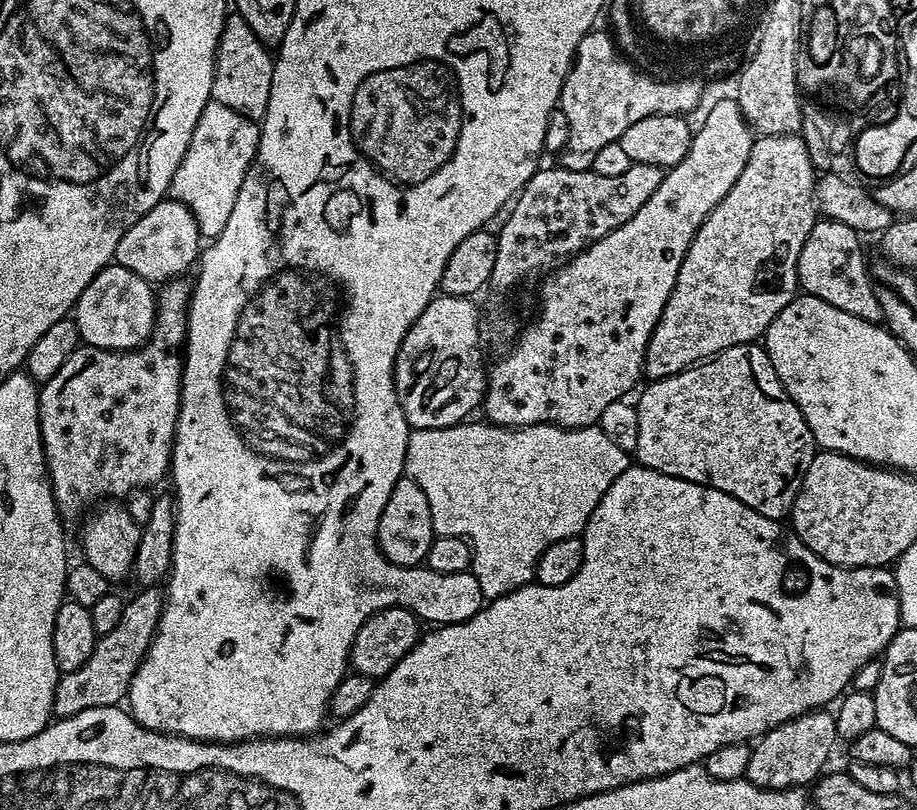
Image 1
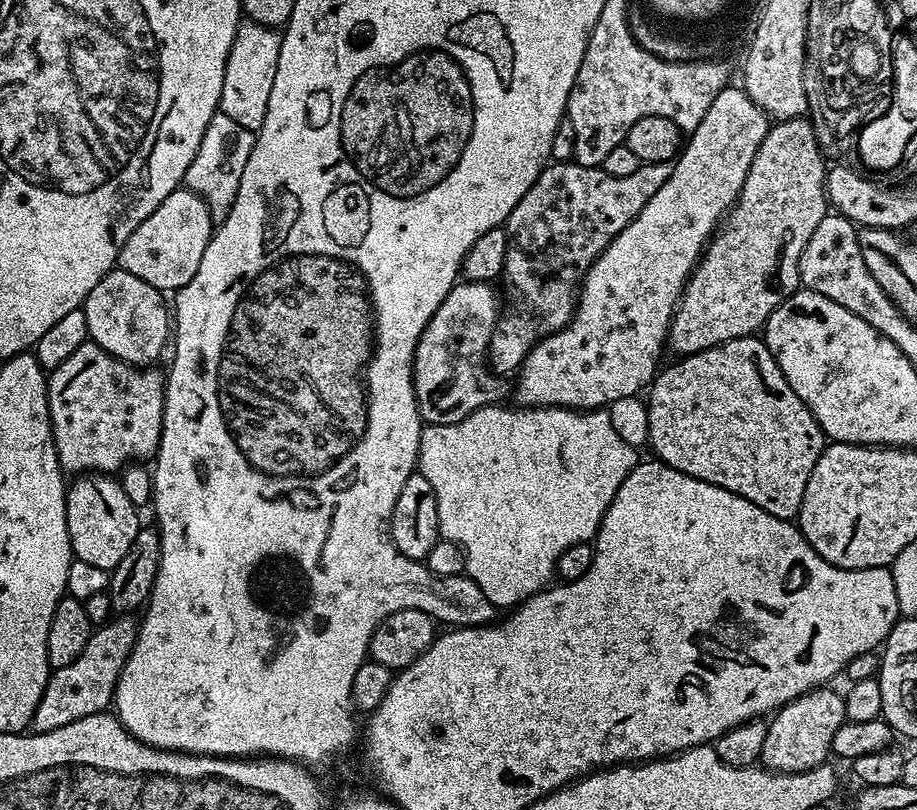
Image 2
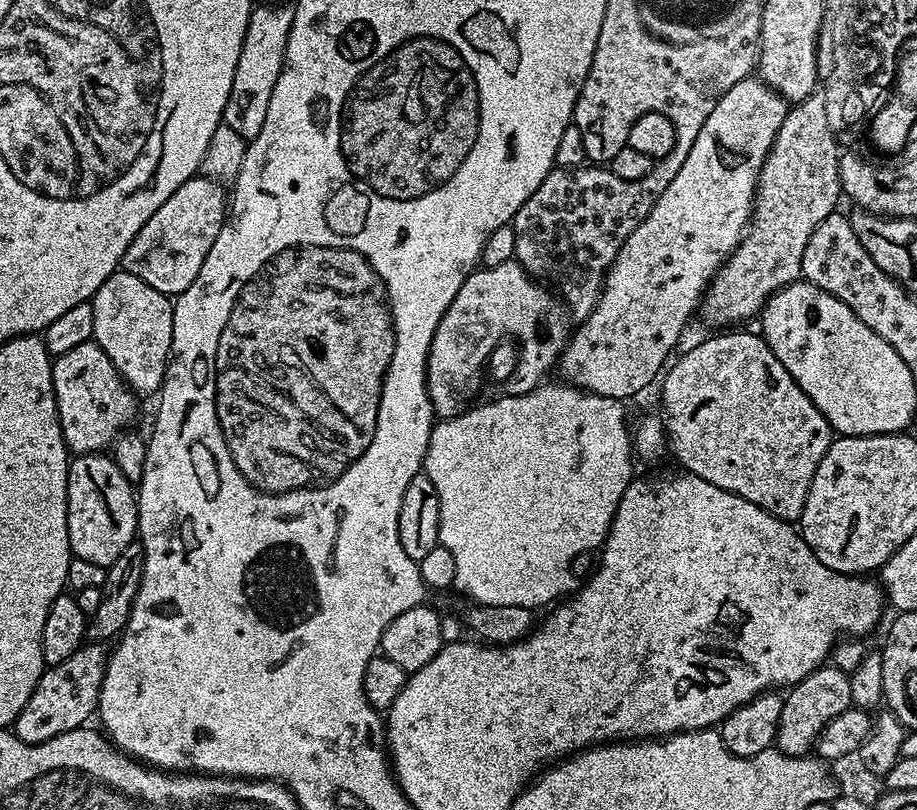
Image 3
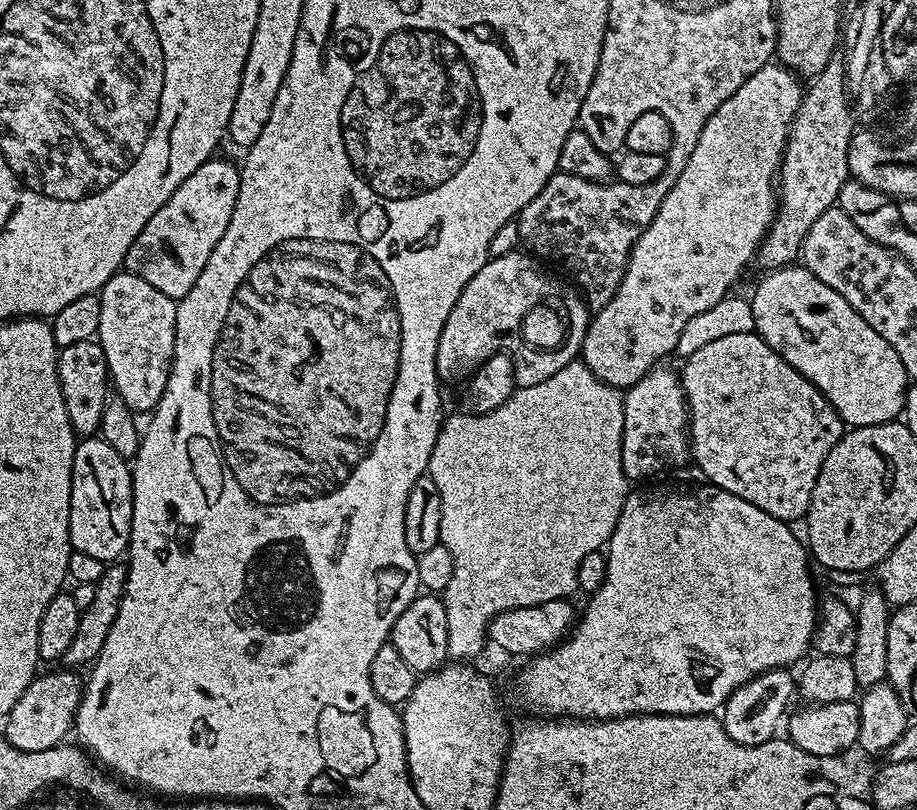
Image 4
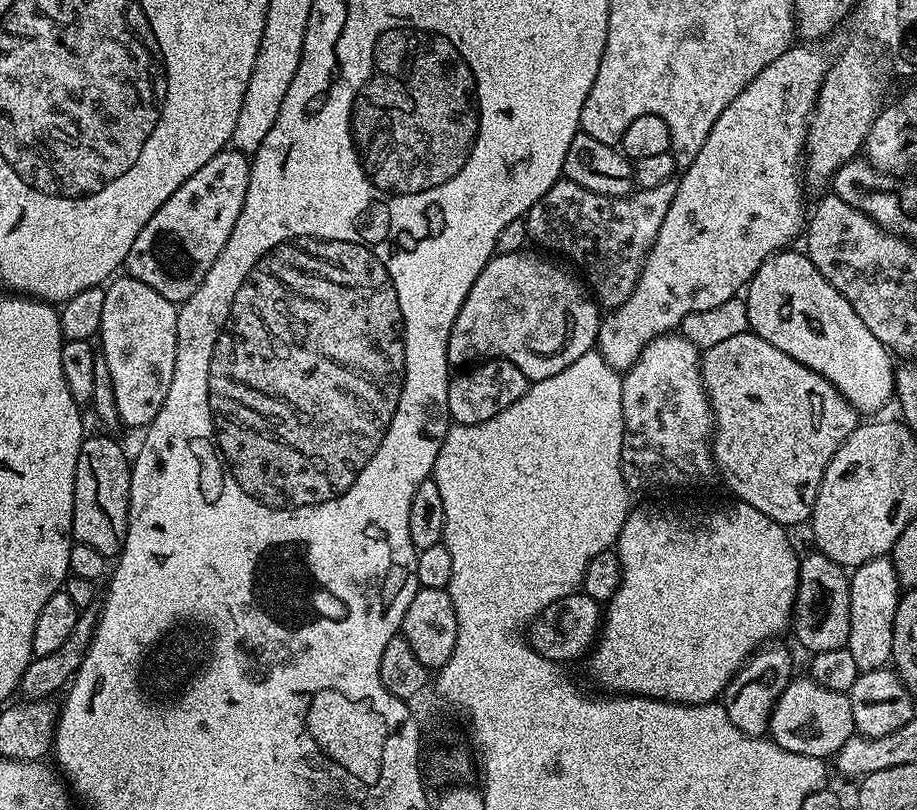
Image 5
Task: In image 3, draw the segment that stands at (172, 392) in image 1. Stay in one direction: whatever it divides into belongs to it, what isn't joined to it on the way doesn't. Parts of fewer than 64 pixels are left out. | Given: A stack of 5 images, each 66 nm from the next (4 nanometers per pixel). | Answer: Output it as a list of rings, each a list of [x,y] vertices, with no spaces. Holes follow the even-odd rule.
[[[94,342],[76,346],[52,362],[54,394],[62,438],[69,453],[103,453],[122,430],[133,427],[136,420],[137,393],[120,377],[120,371]]]

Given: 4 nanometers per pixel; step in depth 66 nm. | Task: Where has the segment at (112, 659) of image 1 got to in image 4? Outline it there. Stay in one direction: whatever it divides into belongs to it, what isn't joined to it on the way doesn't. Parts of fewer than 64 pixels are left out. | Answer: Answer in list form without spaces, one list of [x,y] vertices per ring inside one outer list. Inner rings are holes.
[[[76,670],[64,672],[48,672],[37,675],[36,679],[26,686],[22,698],[14,702],[7,716],[3,717],[2,734],[10,746],[27,752],[50,750],[65,739],[64,736],[73,731],[76,722],[76,711],[84,696],[85,681]]]

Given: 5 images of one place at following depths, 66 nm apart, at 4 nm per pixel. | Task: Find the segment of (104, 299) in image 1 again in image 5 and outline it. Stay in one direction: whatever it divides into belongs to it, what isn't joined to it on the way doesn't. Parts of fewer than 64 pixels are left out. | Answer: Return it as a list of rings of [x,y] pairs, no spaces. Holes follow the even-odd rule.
[[[127,274],[121,276],[121,280],[113,279],[104,288],[105,302],[98,341],[104,347],[102,355],[106,366],[110,366],[120,424],[144,430],[152,423],[158,410],[162,410],[174,378],[178,308],[172,301],[162,298],[158,290],[146,286],[146,282],[138,282]]]

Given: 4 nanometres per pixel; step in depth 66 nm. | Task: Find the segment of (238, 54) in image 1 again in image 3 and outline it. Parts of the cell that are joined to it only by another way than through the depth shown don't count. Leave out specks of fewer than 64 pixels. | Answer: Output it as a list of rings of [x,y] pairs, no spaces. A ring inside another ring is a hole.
[[[264,4],[253,7],[250,22],[246,30],[246,38],[242,42],[242,54],[238,58],[238,70],[234,70],[234,86],[230,90],[230,98],[226,102],[223,123],[230,126],[230,130],[242,134],[245,142],[253,140],[262,130],[262,122],[266,122],[266,110],[270,107],[270,94],[274,94],[274,82],[278,82],[278,74],[282,74],[286,42],[292,25],[292,8],[284,4]]]

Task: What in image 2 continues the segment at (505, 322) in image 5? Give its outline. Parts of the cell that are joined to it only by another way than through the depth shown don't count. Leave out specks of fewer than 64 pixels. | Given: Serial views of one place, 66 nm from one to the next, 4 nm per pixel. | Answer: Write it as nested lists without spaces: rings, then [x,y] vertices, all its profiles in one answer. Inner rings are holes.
[[[458,282],[422,330],[412,355],[412,385],[425,425],[462,422],[478,409],[495,405],[504,392],[500,385],[503,383],[486,363],[490,334],[502,311],[502,303],[492,288],[491,283]]]

